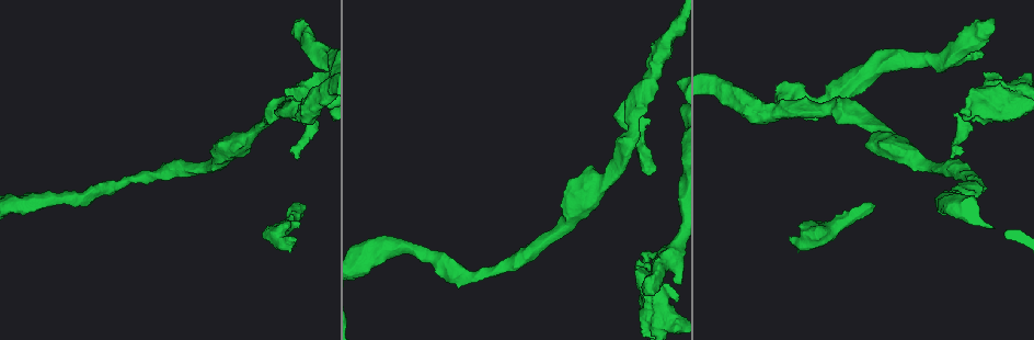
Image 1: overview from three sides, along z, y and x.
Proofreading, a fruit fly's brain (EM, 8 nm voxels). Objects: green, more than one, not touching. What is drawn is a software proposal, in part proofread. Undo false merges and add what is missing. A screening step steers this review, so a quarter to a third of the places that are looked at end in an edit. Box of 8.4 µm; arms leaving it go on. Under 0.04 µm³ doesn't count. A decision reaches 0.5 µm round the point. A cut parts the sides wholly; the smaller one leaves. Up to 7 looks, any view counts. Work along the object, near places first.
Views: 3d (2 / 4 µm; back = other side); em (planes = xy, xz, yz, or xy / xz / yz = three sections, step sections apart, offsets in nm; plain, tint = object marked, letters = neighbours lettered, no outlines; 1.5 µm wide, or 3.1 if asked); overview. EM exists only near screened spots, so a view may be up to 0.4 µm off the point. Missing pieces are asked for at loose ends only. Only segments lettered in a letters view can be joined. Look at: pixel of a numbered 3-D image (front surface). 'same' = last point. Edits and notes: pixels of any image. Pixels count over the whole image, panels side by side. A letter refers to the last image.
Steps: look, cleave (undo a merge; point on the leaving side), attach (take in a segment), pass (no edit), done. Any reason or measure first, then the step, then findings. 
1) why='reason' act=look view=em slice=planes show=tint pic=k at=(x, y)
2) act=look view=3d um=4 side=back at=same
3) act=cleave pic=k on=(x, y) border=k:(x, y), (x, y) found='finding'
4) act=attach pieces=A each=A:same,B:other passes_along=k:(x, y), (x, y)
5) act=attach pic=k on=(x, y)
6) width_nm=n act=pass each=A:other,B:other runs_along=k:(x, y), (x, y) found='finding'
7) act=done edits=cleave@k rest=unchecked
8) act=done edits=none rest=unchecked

why='branch stops here' act=look view=3d um=4 pic=1 at=(655, 169)

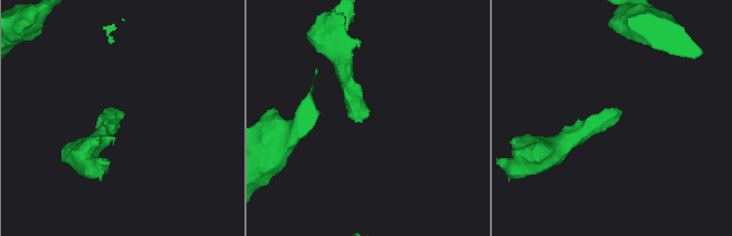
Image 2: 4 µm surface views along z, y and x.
why='now the EM' act=look view=em slice=planes show=letters pic=2 at=(122, 111)

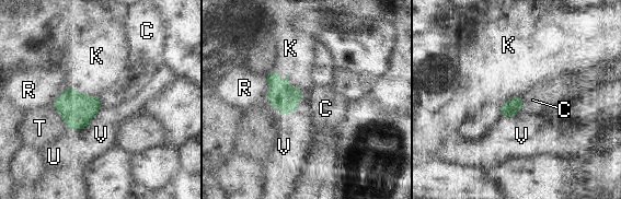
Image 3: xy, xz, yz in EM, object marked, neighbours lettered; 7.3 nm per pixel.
act=pass each=C:other,K:other,R:other,T:other,U:other,V:other border=3:(266, 70), (303, 93), (297, 106) found='none of them fits'

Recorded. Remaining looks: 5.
act=look view=3d um=2 pic=1 at=(993, 20)

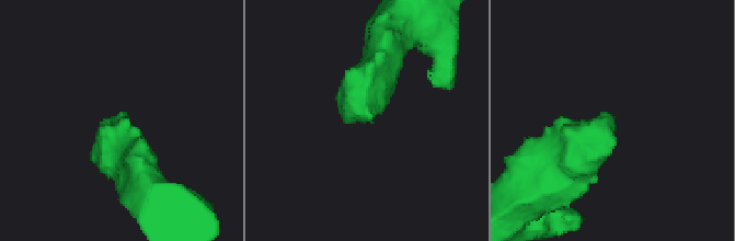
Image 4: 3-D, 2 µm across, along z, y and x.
why='now the EM' act=look view=em slice=xz step=8 show=tint pic=4 at=(612, 116)

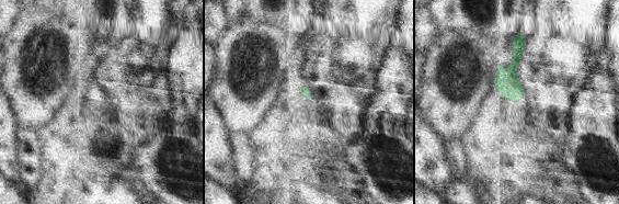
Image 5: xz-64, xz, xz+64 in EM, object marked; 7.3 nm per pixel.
act=look view=em slice=yz step=4 show=letters at=same

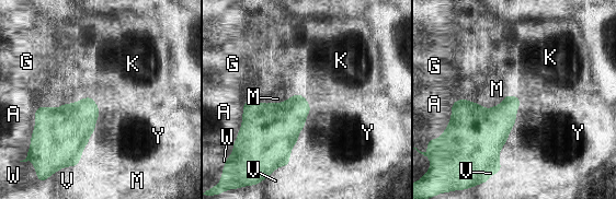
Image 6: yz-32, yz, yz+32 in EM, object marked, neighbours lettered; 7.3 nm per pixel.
act=attach pieces=K each=A:other,G:other,K:same,M:other,V:other,W:other,Y:other passes_along=6:(70, 126), (97, 106), (121, 82) found='the neuron continues'

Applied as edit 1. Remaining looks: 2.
act=done edits=attach@6 rest=unchecked

